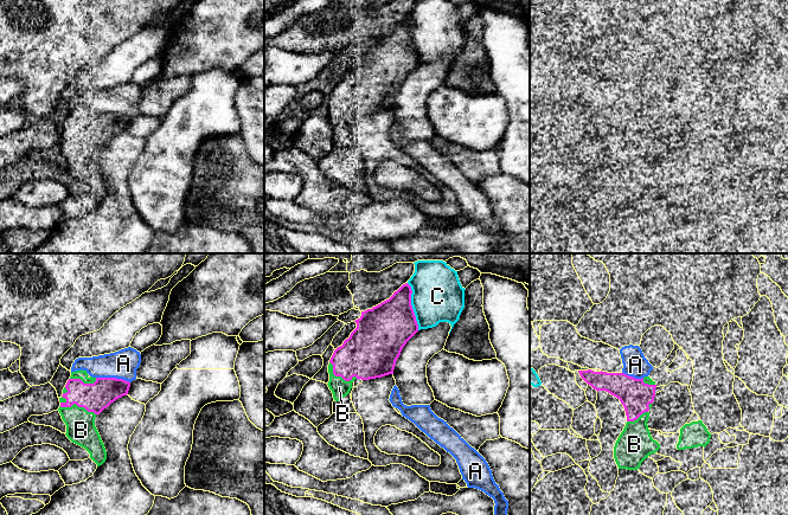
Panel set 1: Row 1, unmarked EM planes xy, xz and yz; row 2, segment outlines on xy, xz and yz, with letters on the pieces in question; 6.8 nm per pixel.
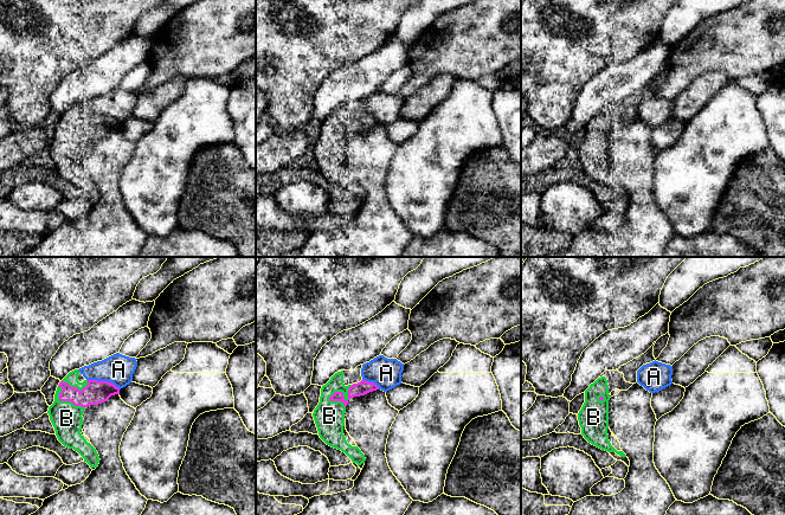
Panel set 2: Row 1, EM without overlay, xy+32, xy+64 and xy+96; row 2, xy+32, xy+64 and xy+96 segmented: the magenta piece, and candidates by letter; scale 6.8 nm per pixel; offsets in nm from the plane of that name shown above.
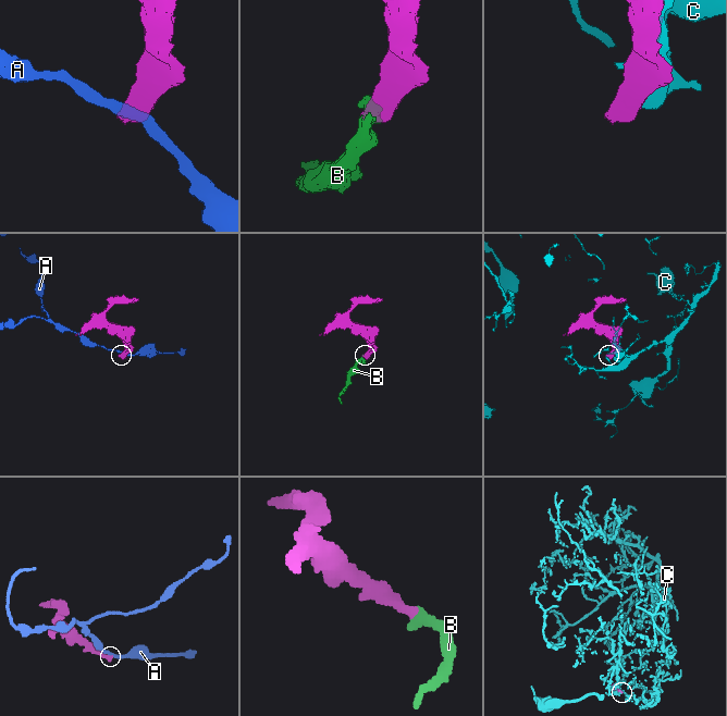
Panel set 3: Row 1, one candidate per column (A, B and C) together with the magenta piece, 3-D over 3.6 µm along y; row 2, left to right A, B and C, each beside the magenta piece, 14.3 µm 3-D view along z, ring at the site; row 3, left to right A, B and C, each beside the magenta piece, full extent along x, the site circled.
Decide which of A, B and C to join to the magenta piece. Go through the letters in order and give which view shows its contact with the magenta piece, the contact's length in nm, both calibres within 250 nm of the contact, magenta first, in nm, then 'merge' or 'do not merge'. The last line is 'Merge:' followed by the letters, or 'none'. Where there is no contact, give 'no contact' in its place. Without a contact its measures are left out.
A: meets magenta in xy; contact 240 nm long; 200 nm thick on the magenta side, 190 nm on the other; do not merge
B: meets magenta in xz; contact 220 nm long; 340 nm thick on the magenta side, 120 nm on the other; merge
C: meets magenta in xz; contact 340 nm long; 340 nm thick on the magenta side, 360 nm on the other; do not merge
Merge: B

